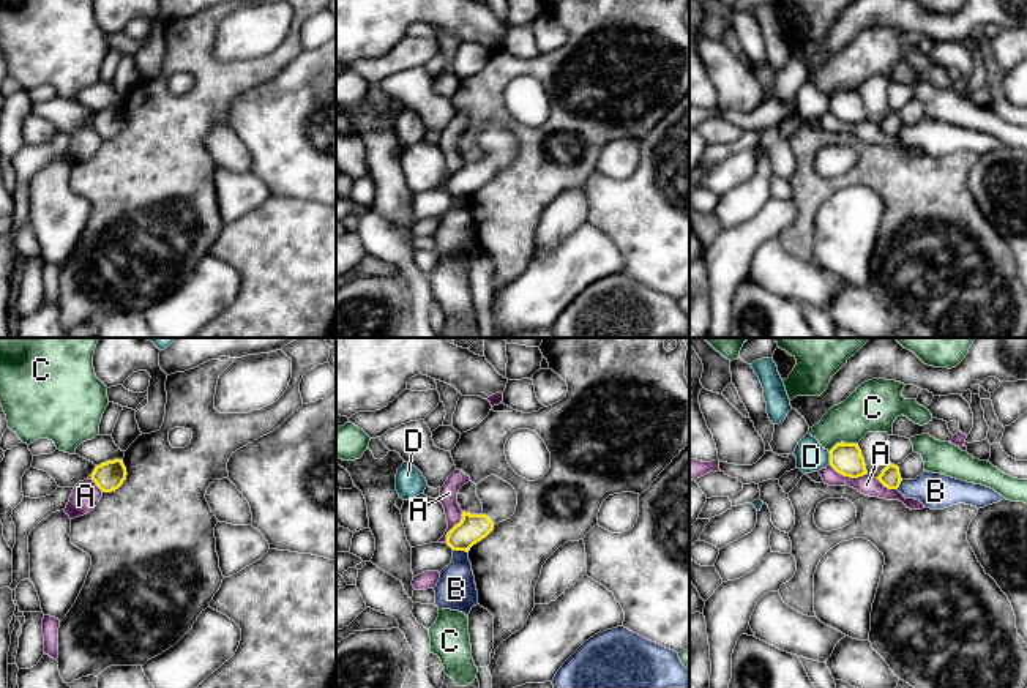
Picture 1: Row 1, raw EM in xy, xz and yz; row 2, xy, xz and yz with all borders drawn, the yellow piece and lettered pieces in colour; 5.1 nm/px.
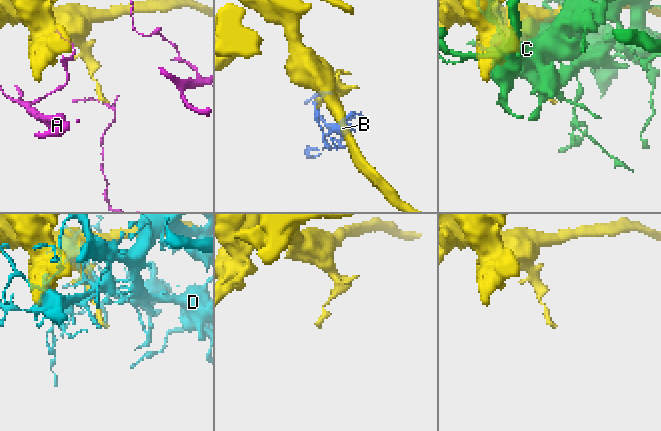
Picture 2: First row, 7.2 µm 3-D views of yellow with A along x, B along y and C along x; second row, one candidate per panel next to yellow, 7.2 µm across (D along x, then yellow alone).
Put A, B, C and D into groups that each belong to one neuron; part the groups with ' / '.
A / B D / C

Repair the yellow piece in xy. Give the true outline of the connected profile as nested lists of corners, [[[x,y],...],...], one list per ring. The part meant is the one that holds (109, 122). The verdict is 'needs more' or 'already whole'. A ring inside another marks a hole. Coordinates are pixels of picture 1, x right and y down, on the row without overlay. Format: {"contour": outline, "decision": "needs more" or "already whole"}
{"contour": [[[114,106],[96,112],[91,126],[103,139],[112,139],[123,131],[126,122],[123,106]]], "decision": "already whole"}

